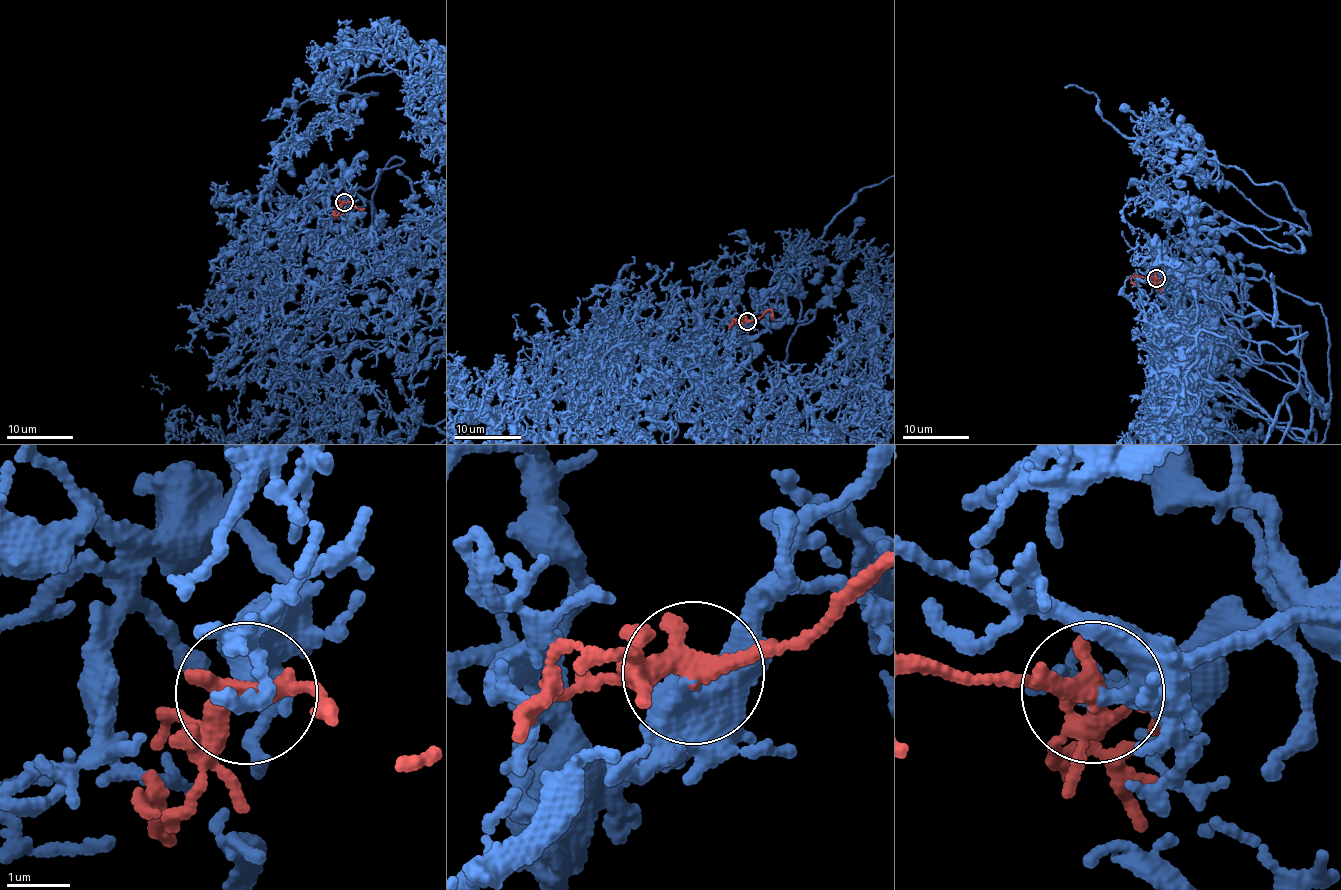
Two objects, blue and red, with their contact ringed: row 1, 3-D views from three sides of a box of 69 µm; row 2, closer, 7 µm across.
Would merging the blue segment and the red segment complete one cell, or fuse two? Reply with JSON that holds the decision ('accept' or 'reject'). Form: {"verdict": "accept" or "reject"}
{"verdict": "accept"}

